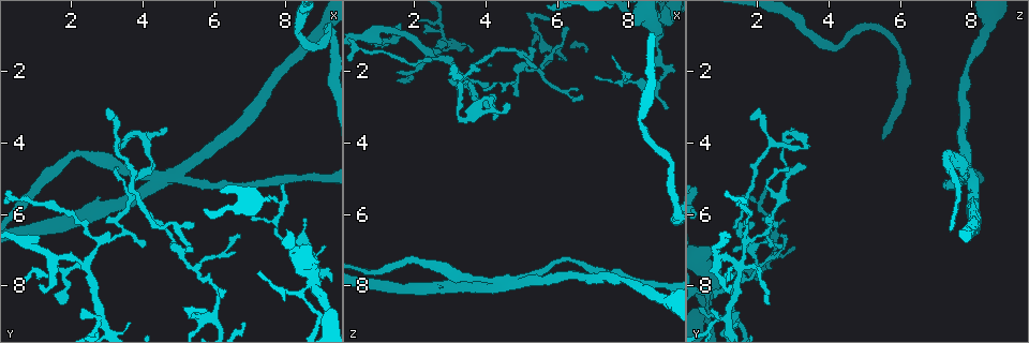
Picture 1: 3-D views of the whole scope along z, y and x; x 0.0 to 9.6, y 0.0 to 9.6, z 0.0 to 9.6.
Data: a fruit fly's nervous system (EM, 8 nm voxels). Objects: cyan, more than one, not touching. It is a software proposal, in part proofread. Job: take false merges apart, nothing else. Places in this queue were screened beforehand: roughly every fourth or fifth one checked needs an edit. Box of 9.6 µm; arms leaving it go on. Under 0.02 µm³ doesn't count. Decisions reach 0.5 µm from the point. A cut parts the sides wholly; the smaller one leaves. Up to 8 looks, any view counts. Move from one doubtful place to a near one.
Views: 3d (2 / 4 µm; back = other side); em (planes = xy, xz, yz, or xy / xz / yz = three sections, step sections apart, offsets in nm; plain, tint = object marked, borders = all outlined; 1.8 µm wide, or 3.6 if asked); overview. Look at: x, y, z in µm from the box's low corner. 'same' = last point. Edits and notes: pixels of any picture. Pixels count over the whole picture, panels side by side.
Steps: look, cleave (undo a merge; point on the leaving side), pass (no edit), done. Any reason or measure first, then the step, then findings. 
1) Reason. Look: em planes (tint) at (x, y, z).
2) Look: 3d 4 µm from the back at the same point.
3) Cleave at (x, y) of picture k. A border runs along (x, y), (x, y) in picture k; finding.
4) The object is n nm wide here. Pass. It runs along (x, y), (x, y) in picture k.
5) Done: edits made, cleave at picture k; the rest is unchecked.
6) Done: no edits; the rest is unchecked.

Four or more arms meet. Look: em planes (tint) at (4.60, 4.90, 7.90).

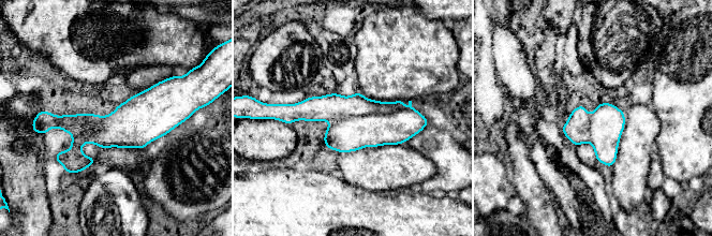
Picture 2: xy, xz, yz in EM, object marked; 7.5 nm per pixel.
Cleave at (335, 107) of picture 2. A border runs along (403, 107), (350, 115), (330, 122) in picture 2; a second neuron is stuck on.

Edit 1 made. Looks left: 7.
Abrupt turn. Look: 3d 4 µm at (1.85, 7.60, 2.05).

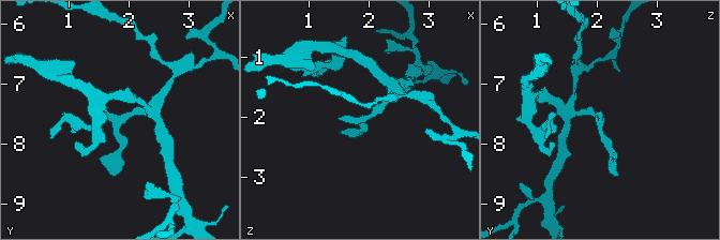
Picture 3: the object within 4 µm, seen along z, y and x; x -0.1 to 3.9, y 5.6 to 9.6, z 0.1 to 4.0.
Shape alone is not enough. Look: em planes (plain) at (1.85, 7.60, 2.00).

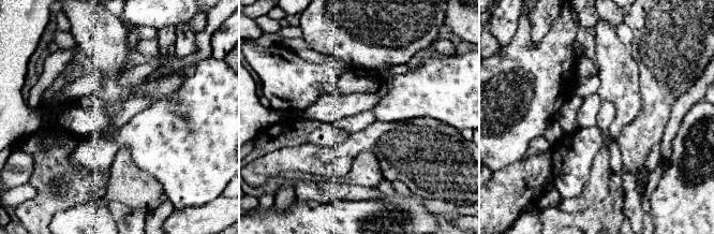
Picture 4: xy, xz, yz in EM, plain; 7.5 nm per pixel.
Look: em planes (tint) at the same point.

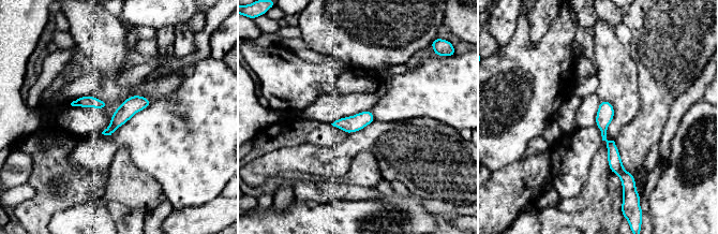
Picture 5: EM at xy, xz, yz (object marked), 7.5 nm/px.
Pass. It runs along (602, 103), (603, 137), (623, 174) in picture 5; continuous, no second neuron.

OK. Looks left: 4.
Sharp bend. Look: em xy step 16 (borders) at (3.40, 4.05, 3.30).

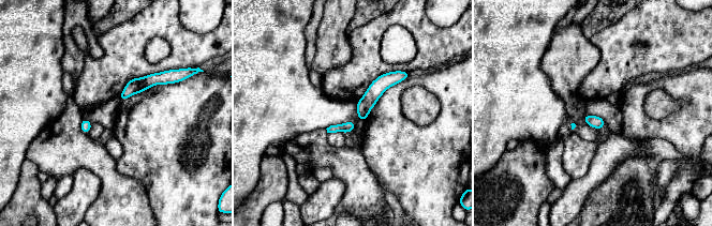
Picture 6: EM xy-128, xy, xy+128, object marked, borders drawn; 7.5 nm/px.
Pass. Continuous, no second neuron.

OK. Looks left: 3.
Done: edits made, cleave at picture 2; the rest is unchecked.

